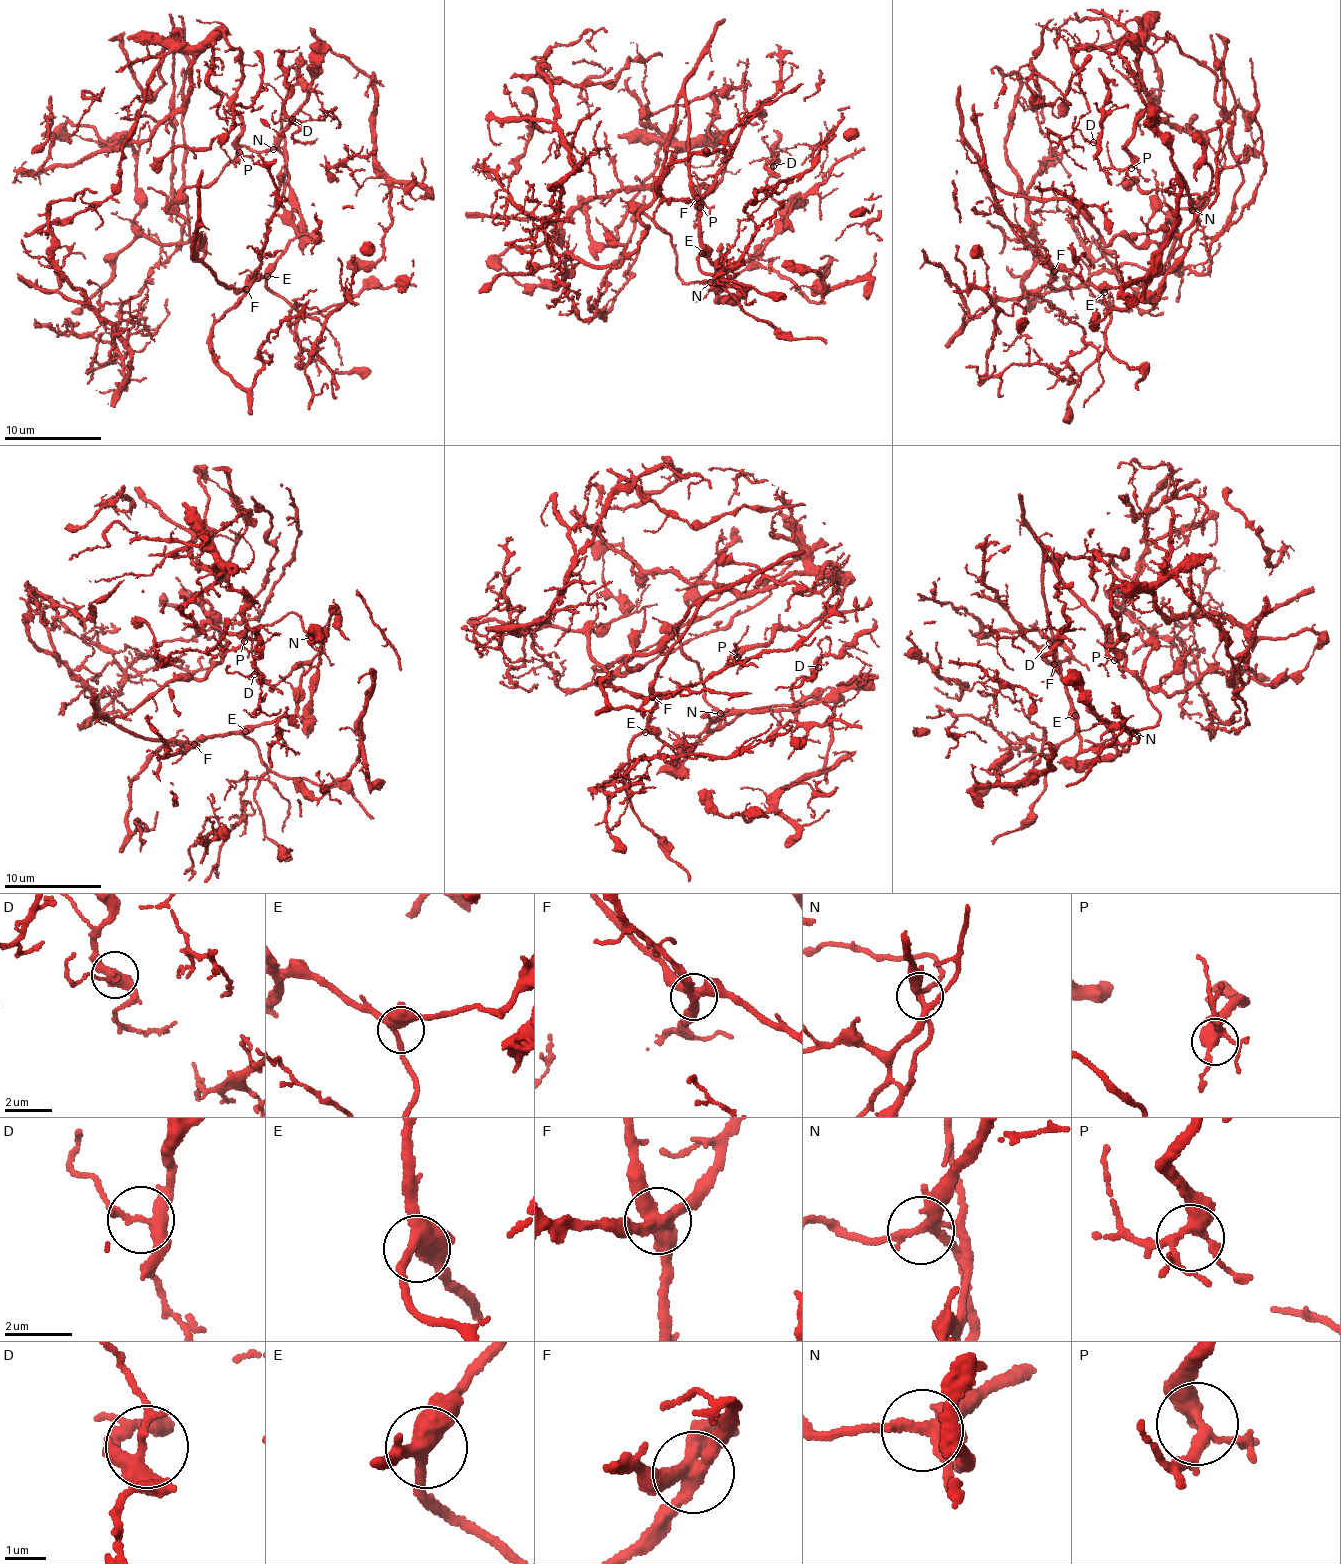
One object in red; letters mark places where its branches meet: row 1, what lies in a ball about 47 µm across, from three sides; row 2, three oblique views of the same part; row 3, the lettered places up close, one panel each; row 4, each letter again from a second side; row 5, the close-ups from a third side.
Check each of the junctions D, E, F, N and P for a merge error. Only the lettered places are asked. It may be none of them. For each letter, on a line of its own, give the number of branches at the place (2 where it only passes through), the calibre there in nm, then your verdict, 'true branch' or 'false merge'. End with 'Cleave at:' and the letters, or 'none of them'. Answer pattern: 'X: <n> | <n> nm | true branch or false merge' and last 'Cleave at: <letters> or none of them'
D: 4 | 300 nm | true branch
E: 3 | 400 nm | true branch
F: 4 | 400 nm | false merge
N: 4 | 280 nm | false merge
P: 4 | 320 nm | true branch
Cleave at: F, N

